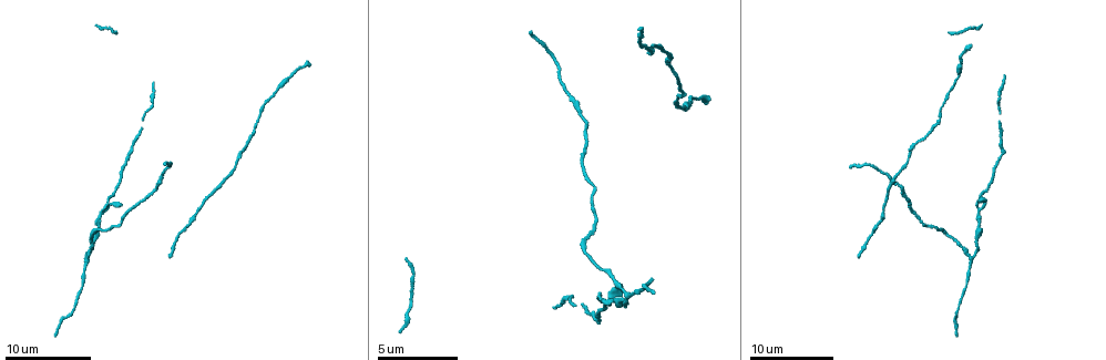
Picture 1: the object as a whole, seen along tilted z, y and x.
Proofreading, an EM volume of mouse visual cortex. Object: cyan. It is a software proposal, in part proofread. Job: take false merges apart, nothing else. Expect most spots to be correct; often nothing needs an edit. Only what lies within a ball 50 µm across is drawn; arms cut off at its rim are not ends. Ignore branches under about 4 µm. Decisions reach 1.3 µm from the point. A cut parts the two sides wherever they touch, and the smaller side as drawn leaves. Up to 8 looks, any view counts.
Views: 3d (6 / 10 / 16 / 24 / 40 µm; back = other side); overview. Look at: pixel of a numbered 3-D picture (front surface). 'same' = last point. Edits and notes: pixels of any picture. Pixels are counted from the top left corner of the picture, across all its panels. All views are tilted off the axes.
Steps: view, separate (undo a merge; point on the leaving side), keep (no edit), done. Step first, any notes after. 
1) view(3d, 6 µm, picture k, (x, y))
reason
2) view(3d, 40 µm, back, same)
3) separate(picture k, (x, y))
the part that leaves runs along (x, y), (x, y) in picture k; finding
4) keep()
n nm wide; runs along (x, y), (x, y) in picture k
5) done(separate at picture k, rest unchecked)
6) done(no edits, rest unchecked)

view(3d, 6 µm, picture 1, (973, 256))
three arms meet

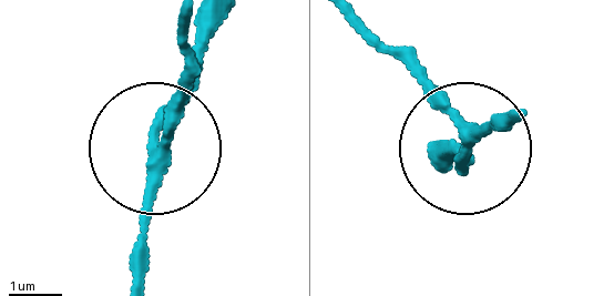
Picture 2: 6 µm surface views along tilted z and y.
keep()
3 arms; runs along (181, 12), (176, 84), (150, 152), (143, 285) in picture 2; continuous, no second cell

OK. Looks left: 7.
view(3d, 10 µm, picture 1, (978, 209))
two arms in line, one across

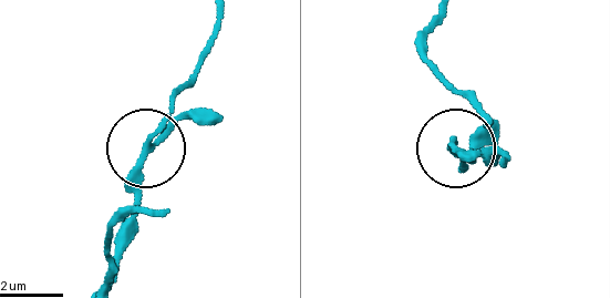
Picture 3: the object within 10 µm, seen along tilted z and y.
keep()
3 arms; one cell here

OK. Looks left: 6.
view(3d, 10 µm, picture 1, (888, 198))

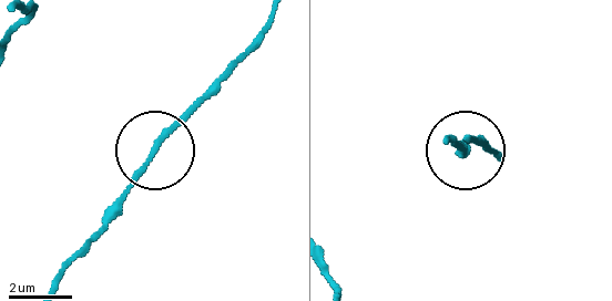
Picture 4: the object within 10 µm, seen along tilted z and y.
view(3d, 10 µm, back, picture 4, (155, 147))

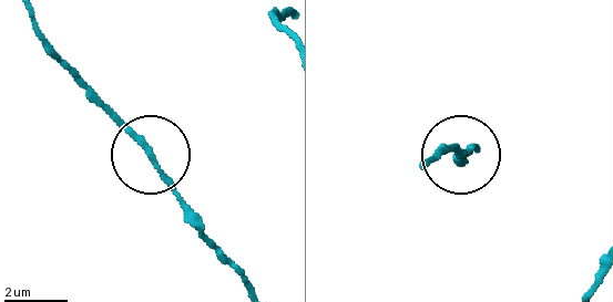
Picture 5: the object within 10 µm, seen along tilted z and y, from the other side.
keep()
160 nm wide; all the same cell

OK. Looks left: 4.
view(3d, 16 µm, picture 1, (575, 104))

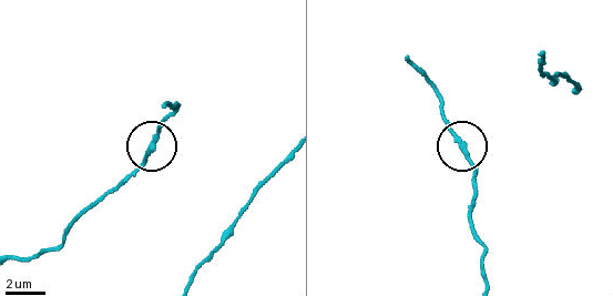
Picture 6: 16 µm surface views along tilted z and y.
keep()
runs along (486, 283), (482, 244), (470, 216), (473, 166), (440, 106) in picture 6; all the same cell

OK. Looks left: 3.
done(no edits, rest unchecked)

